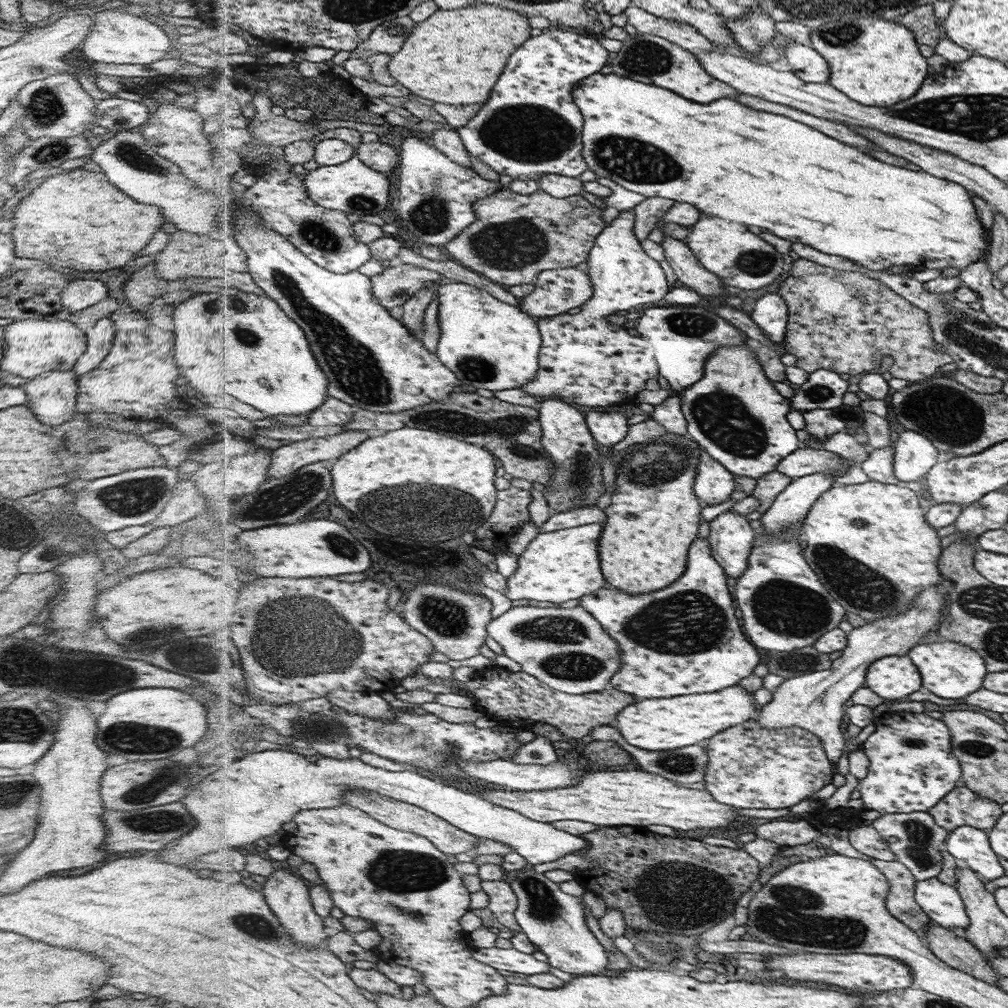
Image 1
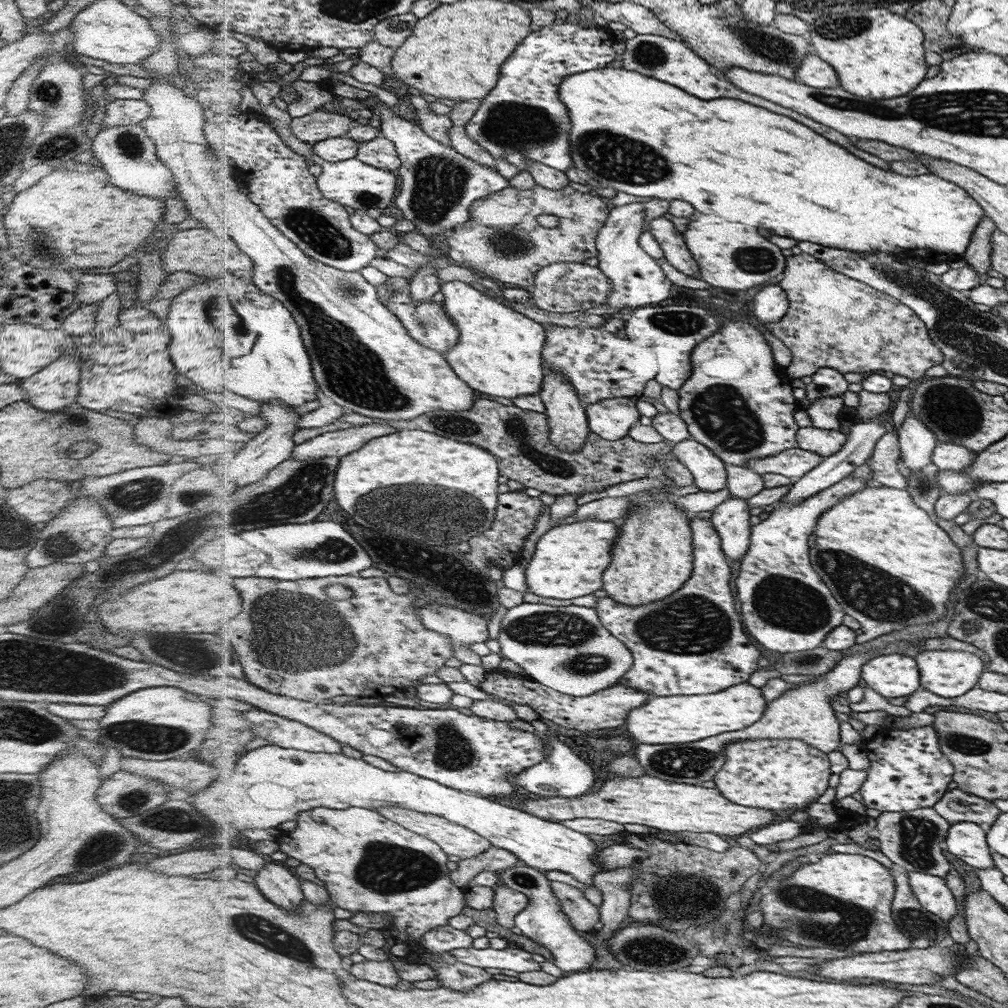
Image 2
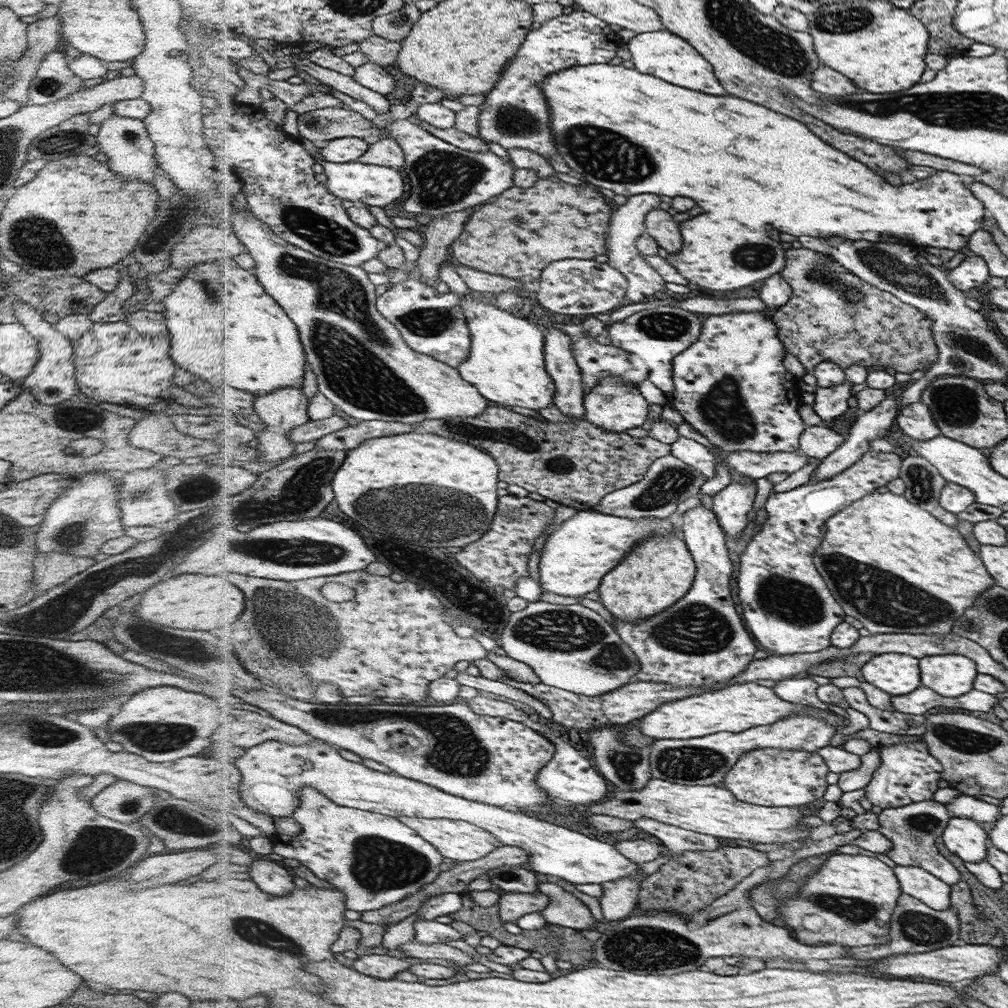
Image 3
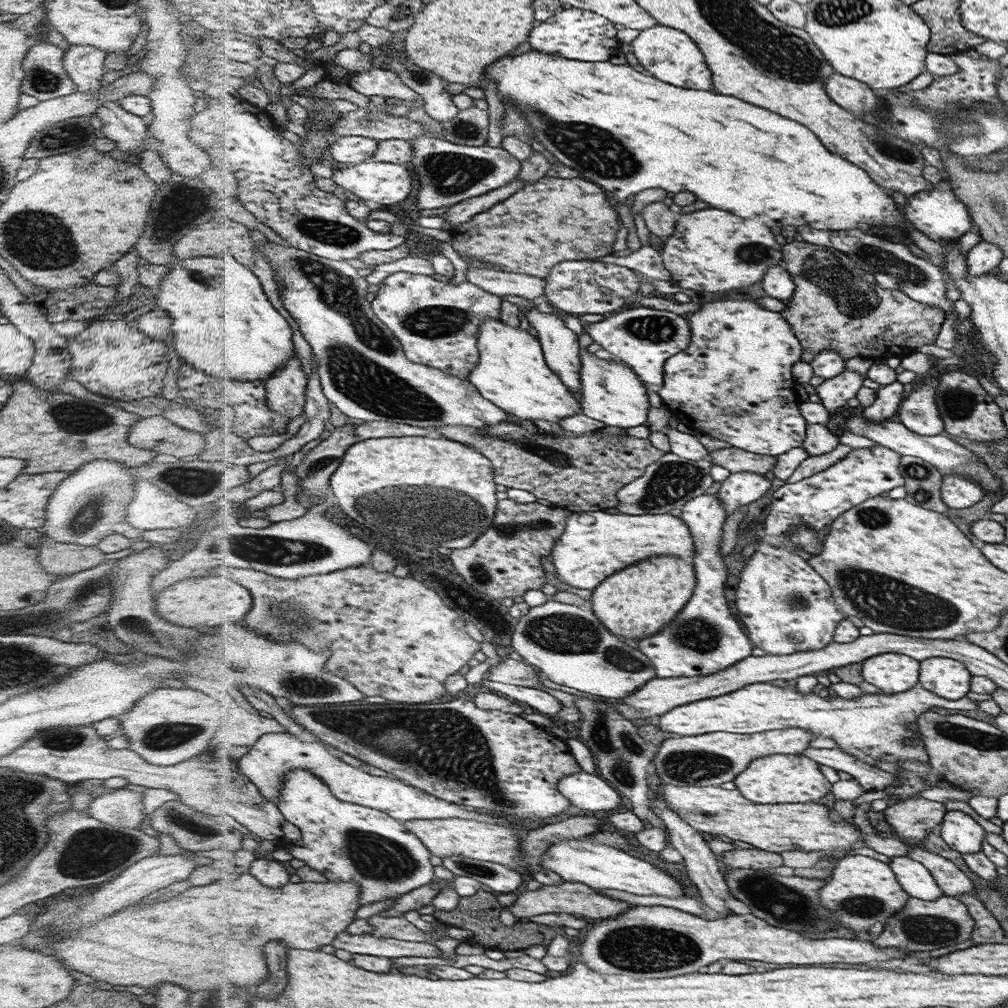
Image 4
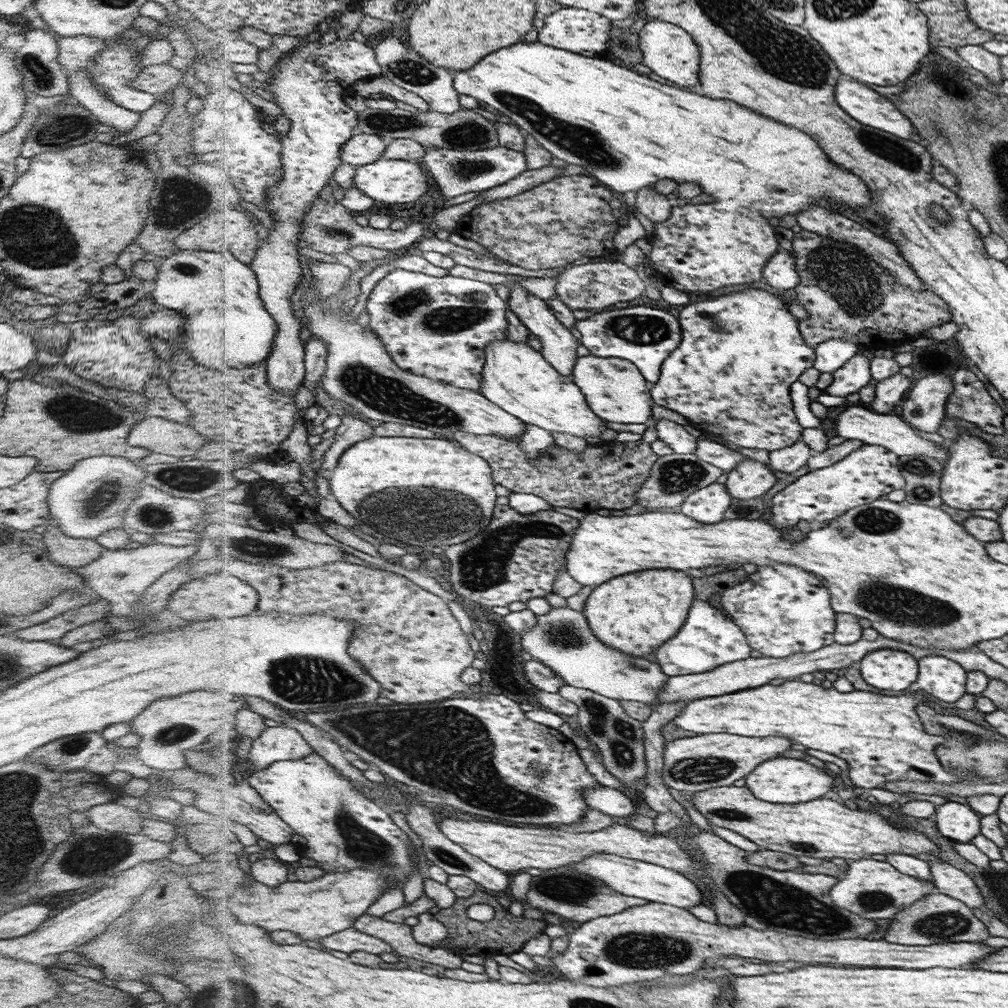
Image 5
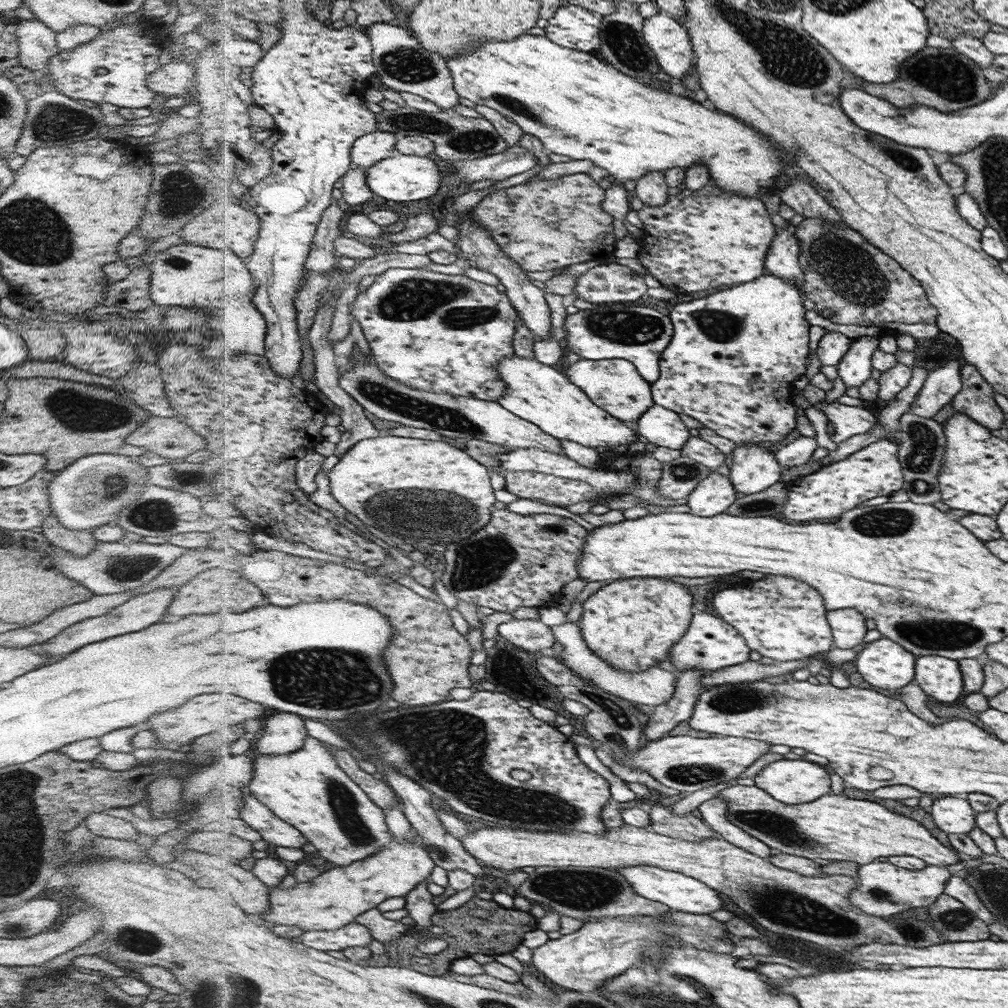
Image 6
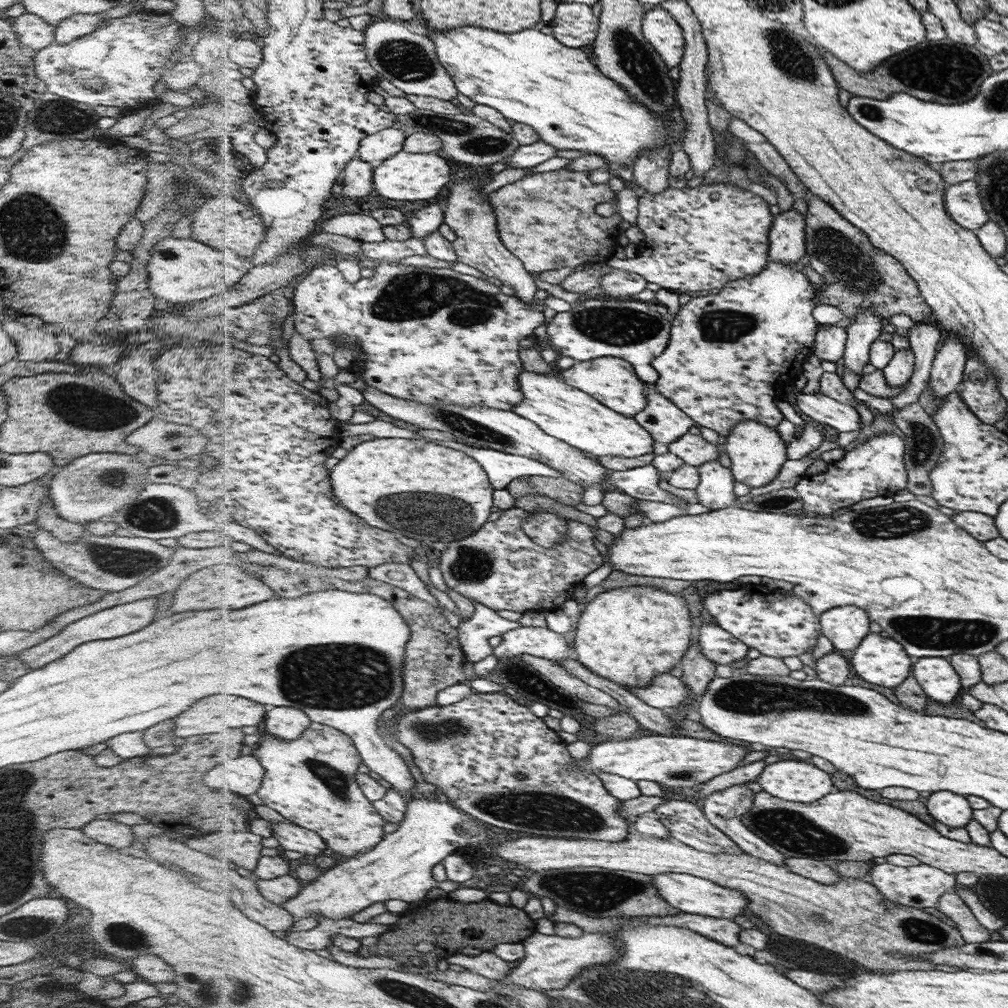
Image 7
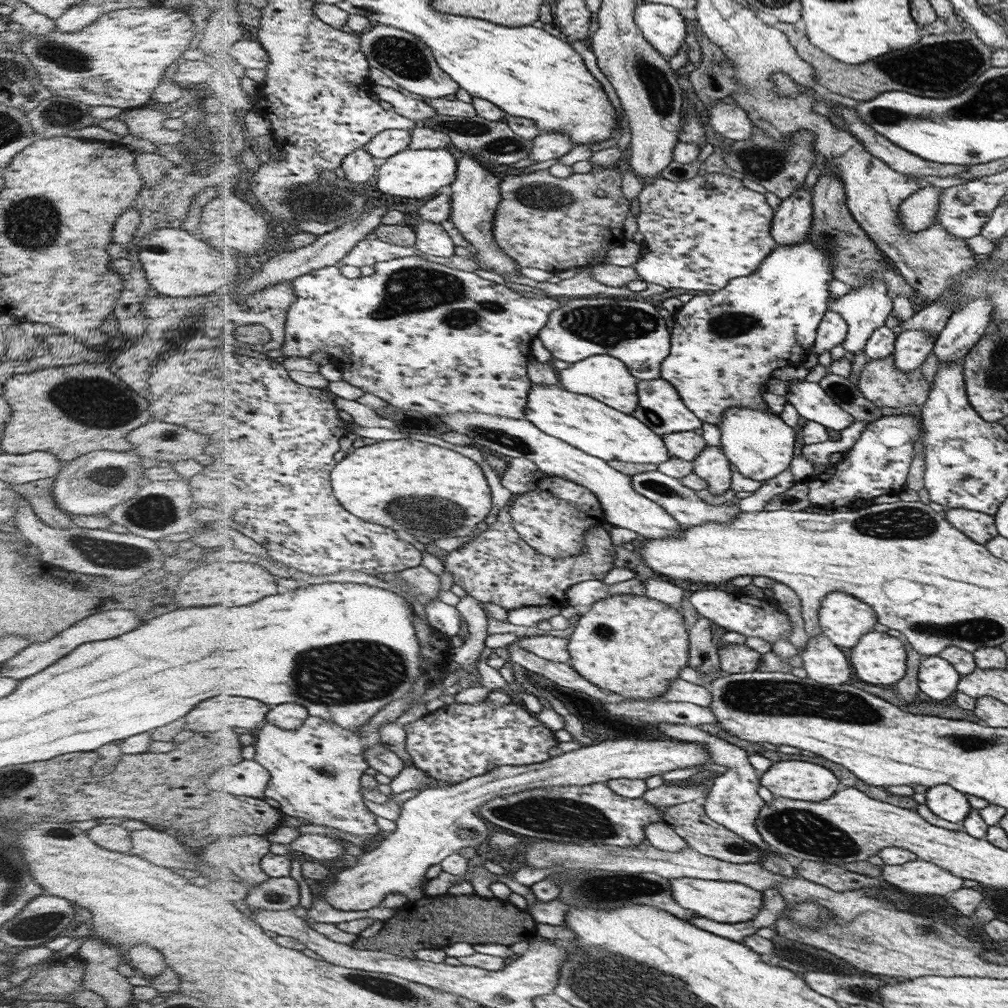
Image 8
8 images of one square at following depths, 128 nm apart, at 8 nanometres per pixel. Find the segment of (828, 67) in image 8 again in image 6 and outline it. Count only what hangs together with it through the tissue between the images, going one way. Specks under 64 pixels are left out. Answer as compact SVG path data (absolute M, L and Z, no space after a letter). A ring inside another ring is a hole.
M924 46L924 49L920 50L918 54L908 58L902 64L902 68L900 68L896 80L889 83L871 83L861 79L861 89L868 90L868 94L887 99L888 102L900 108L925 104L929 107L936 107L936 110L945 113L980 104L992 92L989 82L982 73L983 68L976 62L972 62L970 58L966 58L964 54L958 54L953 47L932 48L932 46ZM932 72L934 72L934 90L932 90Z

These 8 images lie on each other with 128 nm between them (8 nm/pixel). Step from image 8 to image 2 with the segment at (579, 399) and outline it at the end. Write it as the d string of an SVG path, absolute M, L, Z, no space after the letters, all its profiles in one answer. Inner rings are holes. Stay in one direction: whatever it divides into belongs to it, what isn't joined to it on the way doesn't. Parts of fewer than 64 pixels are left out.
M461 280L447 281L443 285L448 312L458 323L462 331L462 340L447 352L446 358L455 367L455 372L468 382L474 391L483 392L492 397L514 399L524 395L539 395L546 379L543 364L543 348L547 339L546 328L535 319L528 318L525 311L514 310L474 289Z

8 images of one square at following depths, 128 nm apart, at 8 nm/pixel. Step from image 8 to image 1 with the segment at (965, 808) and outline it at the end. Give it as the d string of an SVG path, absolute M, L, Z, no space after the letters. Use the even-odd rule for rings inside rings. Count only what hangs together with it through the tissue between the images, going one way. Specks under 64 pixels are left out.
M959 826L947 836L947 851L971 869L983 882L1005 876L1000 856L991 849L990 836L973 826Z

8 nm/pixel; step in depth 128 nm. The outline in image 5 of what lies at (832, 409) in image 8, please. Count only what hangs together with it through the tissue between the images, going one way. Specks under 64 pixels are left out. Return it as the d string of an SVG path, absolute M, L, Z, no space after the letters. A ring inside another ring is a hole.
M853 405L852 407L845 409L838 416L838 422L836 422L836 434L838 437L846 439L858 439L862 443L885 446L888 451L894 452L899 457L904 456L928 456L928 458L934 458L938 460L940 464L945 465L948 462L948 450L944 450L942 444L935 444L931 440L922 438L908 425L898 413L878 414L874 413L871 409L866 409L863 406Z

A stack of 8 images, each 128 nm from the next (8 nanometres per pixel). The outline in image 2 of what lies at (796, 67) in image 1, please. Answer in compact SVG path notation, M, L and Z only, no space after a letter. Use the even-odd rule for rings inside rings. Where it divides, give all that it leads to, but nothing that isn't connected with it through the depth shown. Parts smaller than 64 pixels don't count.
M816 54L806 55L806 59L799 66L797 80L816 88L836 88L840 86L839 75L835 67Z

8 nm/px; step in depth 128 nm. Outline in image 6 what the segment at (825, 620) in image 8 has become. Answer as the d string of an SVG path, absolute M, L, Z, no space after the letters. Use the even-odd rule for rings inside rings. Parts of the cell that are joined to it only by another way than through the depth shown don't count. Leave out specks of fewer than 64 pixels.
M838 609L828 612L834 646L846 650L864 644L864 636L868 632L865 620L866 617L856 609Z

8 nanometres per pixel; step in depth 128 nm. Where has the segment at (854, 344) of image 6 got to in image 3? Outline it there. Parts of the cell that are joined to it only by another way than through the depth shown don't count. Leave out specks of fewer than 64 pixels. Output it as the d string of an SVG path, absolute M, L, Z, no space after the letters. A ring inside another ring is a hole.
M847 379L844 383L830 388L816 388L813 409L821 418L822 424L843 415L849 409L848 399L852 397L852 382Z

